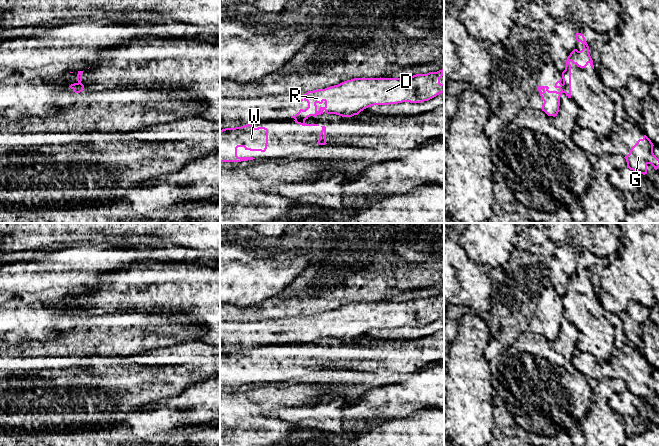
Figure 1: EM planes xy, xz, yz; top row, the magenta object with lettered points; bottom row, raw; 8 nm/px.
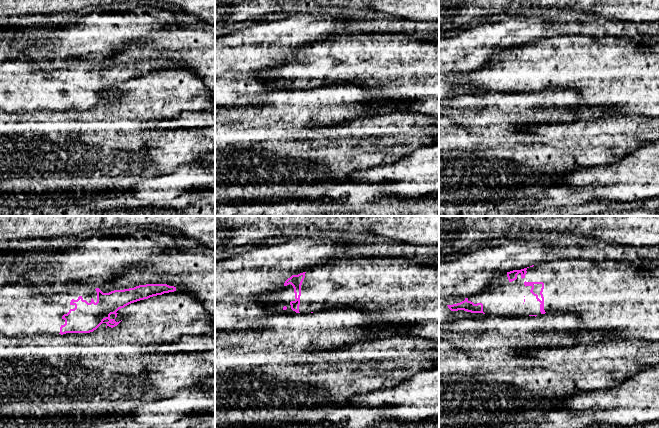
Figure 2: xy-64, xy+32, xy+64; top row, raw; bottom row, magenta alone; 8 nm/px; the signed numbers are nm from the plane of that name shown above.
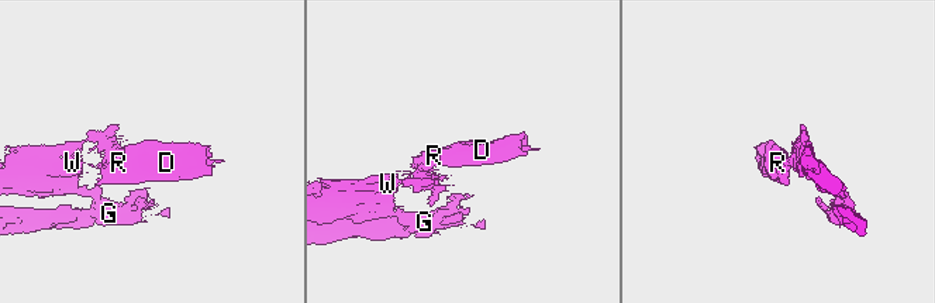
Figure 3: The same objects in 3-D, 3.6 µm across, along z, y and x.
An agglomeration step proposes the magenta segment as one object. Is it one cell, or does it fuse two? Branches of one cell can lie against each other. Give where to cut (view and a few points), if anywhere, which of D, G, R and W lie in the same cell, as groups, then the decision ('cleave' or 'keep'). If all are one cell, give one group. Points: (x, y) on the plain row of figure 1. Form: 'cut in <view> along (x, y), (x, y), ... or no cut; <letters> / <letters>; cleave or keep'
cut in xz along (307, 341), (295, 343); D R / G W; cleave

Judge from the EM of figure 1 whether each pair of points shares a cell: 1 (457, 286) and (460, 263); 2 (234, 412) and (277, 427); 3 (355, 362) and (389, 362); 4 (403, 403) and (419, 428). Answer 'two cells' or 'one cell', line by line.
1: one cell
2: one cell
3: one cell
4: two cells

